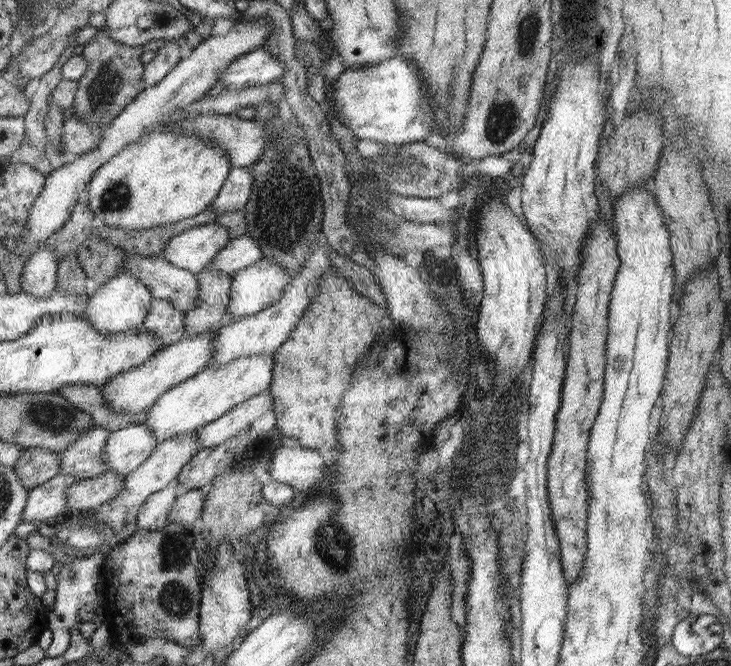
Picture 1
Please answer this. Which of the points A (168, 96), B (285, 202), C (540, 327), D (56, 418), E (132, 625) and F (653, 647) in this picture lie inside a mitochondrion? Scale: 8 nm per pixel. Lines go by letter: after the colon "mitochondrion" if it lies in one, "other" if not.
A: other
B: mitochondrion
C: other
D: mitochondrion
E: mitochondrion
F: other

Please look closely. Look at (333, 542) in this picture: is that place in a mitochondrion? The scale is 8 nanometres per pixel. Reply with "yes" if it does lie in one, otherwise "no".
yes

